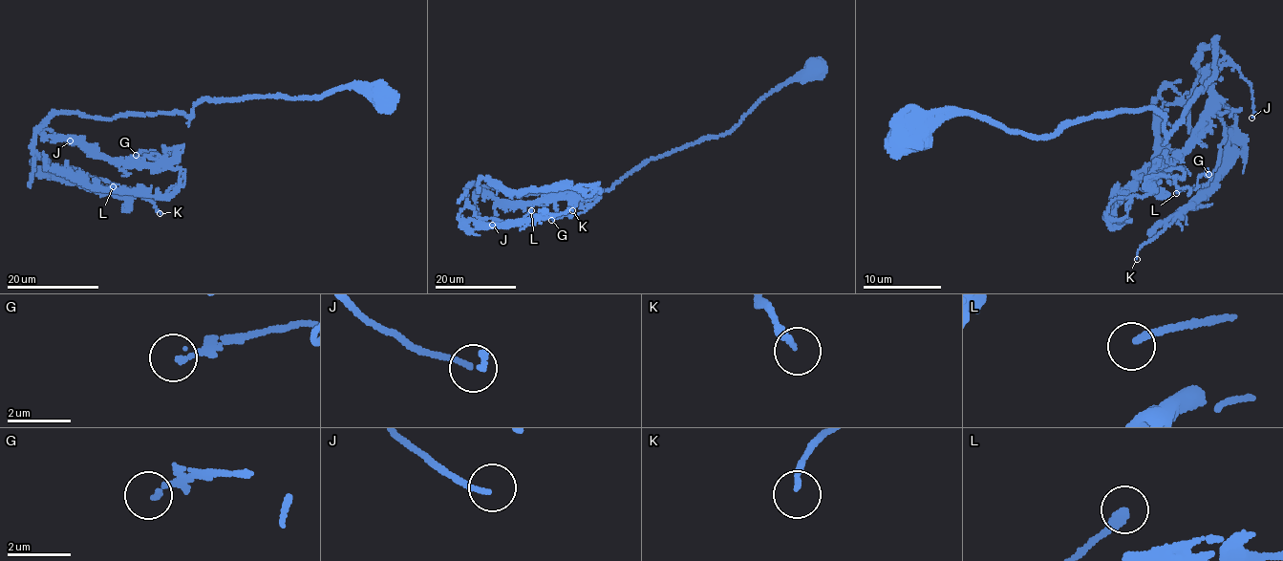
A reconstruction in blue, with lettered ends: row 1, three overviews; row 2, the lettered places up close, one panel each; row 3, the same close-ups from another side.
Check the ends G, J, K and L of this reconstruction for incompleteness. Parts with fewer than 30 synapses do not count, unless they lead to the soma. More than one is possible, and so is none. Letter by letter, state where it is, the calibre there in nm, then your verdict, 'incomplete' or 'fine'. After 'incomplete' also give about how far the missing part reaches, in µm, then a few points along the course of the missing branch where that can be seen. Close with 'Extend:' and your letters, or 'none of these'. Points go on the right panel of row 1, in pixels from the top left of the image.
G: place (1208, 174); calibre 120 nm; fine
J: place (1251, 118); calibre 140 nm; fine
K: place (1137, 259); calibre 190 nm; incomplete; missing 20 µm; course (1137, 259), (1134, 254), (1143, 247), (1152, 245), (1155, 239), (1180, 216), (1191, 226), (1195, 210)
L: place (1176, 193); calibre 240 nm; fine
Extend: K

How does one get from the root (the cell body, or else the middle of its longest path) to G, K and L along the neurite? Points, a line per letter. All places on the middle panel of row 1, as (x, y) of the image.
G: (812, 70), (725, 134), (646, 160), (611, 189), (474, 196), (593, 196), (551, 220)
K: (812, 70), (725, 134), (646, 160), (611, 189), (523, 195), (474, 184), (458, 216), (514, 226), (572, 210)
L: (812, 70), (725, 134), (646, 160), (611, 189), (469, 186), (481, 219), (517, 223), (531, 210)

